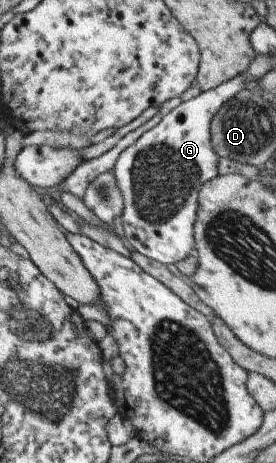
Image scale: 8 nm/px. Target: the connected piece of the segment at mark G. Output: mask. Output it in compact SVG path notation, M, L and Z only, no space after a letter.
M245 73L239 75L209 91L202 91L199 95L182 102L170 113L163 116L153 128L144 132L131 146L123 150L114 165L113 175L117 187L123 195L123 213L121 227L127 241L140 254L154 259L163 265L177 263L194 254L196 245L194 239L194 223L197 219L198 195L200 187L217 177L217 163L219 157L211 145L211 124L215 113L239 91L247 90L246 84L253 81L252 76Z

